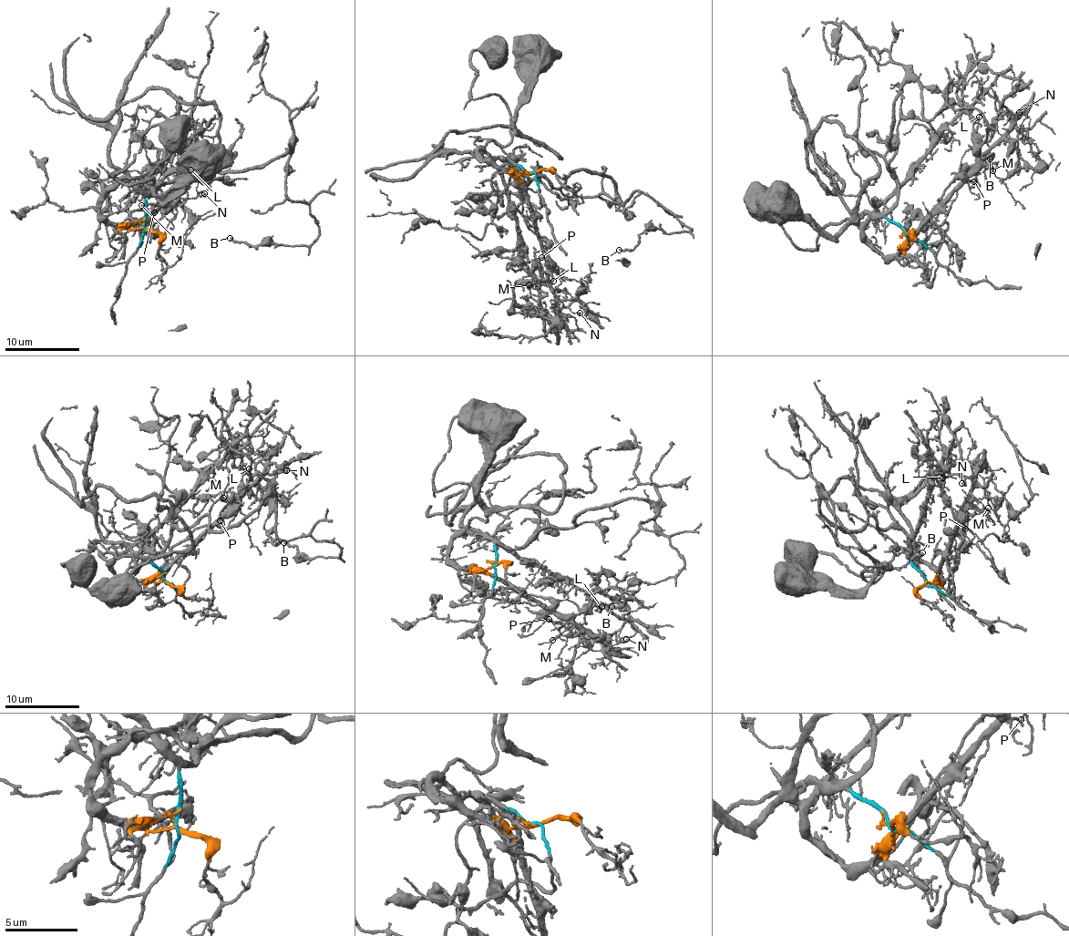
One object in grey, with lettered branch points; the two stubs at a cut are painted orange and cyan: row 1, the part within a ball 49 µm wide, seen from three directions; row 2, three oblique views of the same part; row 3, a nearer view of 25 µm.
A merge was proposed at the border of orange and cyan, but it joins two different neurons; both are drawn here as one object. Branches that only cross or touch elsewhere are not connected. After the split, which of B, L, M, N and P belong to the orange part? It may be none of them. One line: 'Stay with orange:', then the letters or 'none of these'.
Stay with orange: L, M, N, P

